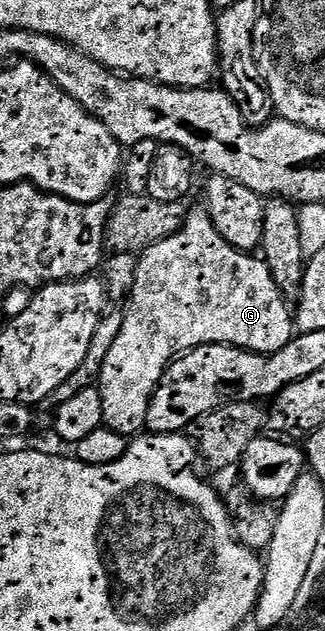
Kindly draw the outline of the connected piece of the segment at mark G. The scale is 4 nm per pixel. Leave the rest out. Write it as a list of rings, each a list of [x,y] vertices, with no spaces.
[[[204,207],[190,208],[178,233],[140,254],[133,291],[124,312],[122,330],[102,365],[99,388],[103,399],[104,428],[130,439],[146,428],[153,393],[165,378],[166,369],[178,357],[200,345],[234,345],[236,349],[248,349],[251,353],[278,353],[295,336],[295,317],[290,302],[281,294],[268,265],[260,256],[231,247],[227,239],[219,235],[209,217],[209,210]]]

